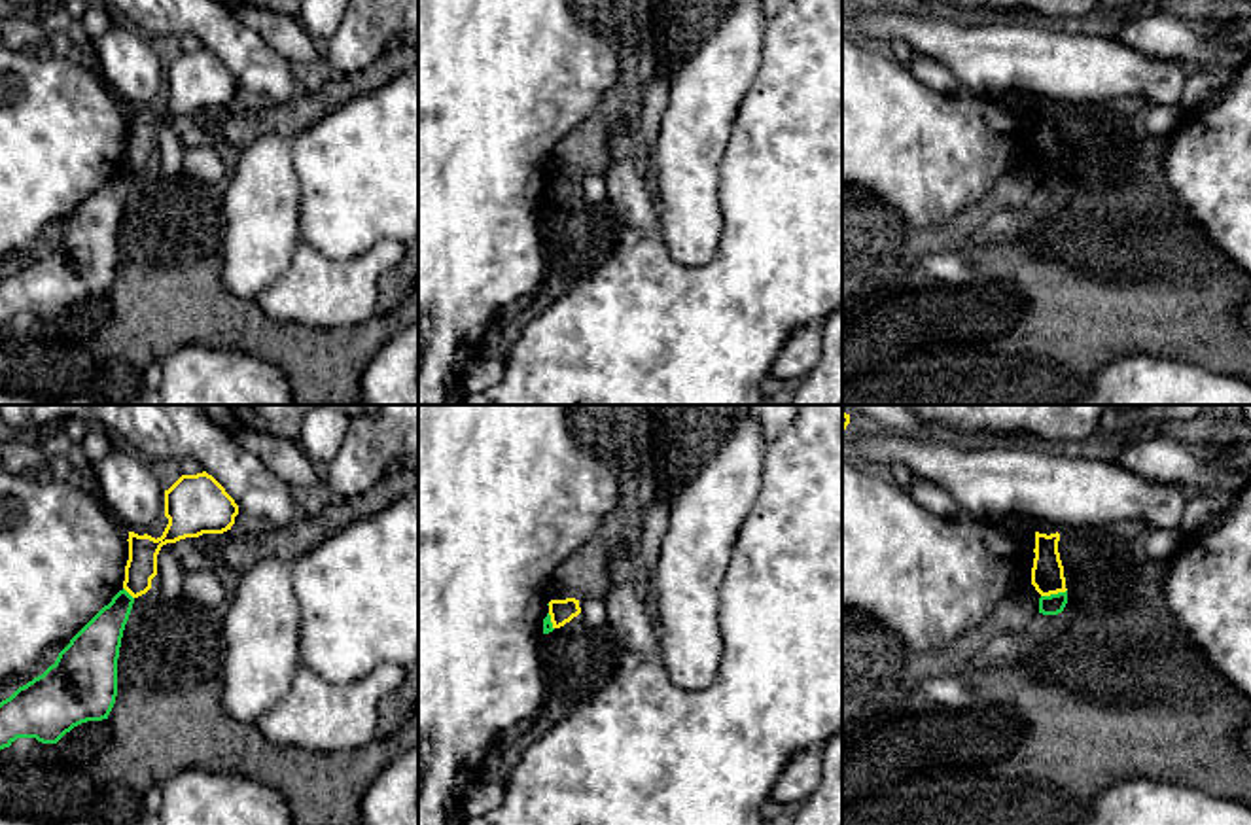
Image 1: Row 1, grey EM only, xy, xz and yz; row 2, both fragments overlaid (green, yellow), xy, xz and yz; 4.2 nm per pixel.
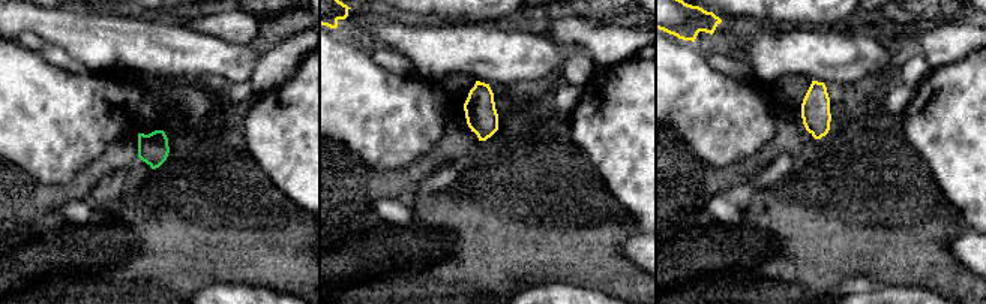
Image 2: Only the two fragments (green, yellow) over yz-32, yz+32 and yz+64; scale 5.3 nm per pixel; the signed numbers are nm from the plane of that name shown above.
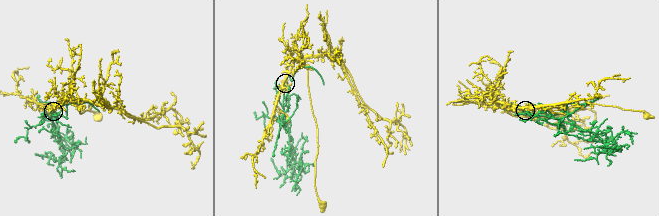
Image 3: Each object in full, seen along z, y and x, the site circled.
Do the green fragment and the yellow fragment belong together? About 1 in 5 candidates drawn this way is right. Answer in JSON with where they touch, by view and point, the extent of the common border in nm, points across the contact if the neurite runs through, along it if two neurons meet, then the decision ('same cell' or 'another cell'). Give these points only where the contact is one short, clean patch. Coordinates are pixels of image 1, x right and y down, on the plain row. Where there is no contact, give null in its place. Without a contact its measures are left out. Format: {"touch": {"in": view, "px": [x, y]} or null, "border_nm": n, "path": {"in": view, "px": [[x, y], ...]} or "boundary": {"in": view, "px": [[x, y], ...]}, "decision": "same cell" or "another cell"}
{"touch": {"in": "yz", "px": [1053, 171]}, "border_nm": 120, "boundary": {"in": "yz", "px": [[1066, 165], [1041, 173]]}, "decision": "another cell"}

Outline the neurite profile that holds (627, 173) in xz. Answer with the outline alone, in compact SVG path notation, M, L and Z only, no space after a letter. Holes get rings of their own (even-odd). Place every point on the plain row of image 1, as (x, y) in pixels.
M634 112L609 140L611 161L606 167L606 201L625 225L659 238L659 214L647 191L647 155L634 142Z

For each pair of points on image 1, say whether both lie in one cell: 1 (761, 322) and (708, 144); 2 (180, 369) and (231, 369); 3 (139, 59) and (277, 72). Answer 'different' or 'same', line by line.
1: different
2: same
3: different

